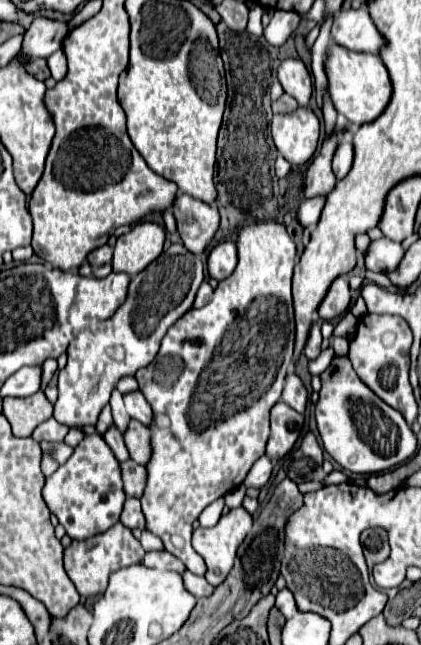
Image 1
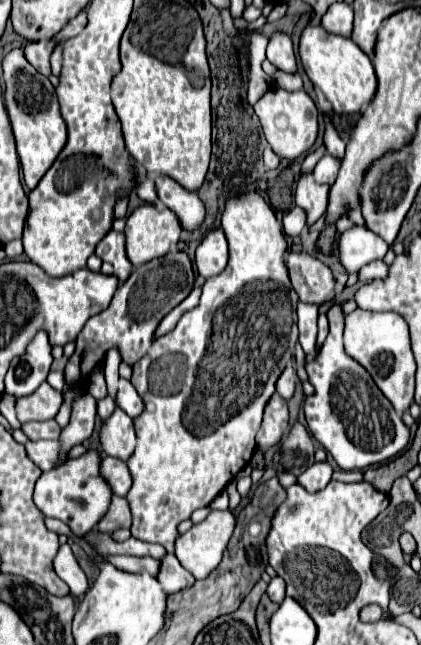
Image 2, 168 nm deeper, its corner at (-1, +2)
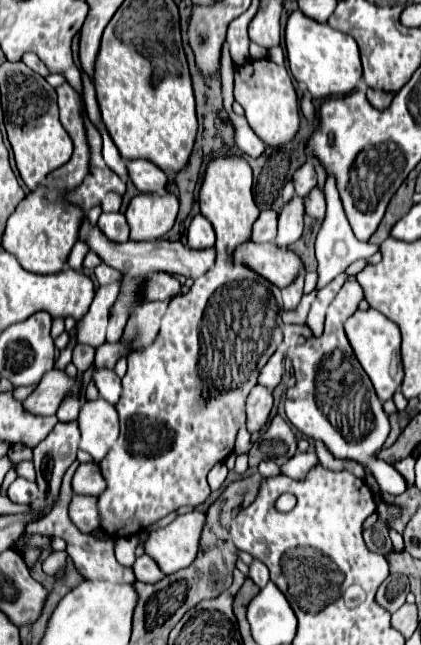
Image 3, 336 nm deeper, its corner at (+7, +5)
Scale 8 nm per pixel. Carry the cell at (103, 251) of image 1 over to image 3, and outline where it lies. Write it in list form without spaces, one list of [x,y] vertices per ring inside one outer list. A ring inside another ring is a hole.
[[[102,213],[98,227],[102,229],[102,233],[106,233],[106,237],[110,237],[110,241],[122,243],[128,239],[128,223],[122,213]]]

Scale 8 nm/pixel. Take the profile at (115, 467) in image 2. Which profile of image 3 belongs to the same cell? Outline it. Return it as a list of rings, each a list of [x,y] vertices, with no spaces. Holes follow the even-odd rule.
[[[96,461],[80,463],[72,479],[72,489],[78,495],[100,495],[106,489],[106,479],[102,477]]]

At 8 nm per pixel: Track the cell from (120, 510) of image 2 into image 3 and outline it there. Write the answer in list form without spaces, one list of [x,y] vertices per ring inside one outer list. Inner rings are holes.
[[[72,495],[70,501],[70,521],[82,531],[92,533],[98,529],[98,497],[92,495]]]

